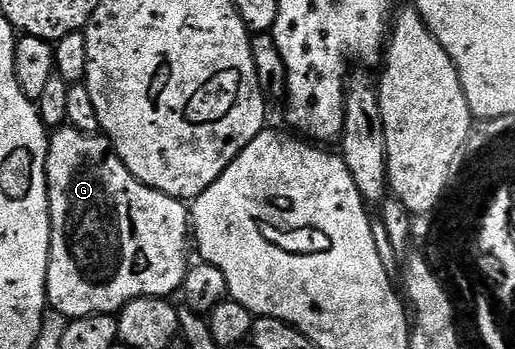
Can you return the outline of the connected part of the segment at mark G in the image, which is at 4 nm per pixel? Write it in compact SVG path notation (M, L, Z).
M70 126L56 128L50 133L47 146L47 193L49 194L49 210L51 211L51 249L49 250L49 266L47 267L47 303L56 308L61 315L71 320L80 320L82 316L98 316L100 314L118 314L131 300L142 296L171 298L182 289L183 280L187 277L189 259L187 260L187 240L189 244L189 208L186 203L169 194L161 194L149 186L145 186L127 169L125 162L115 153L111 141L102 134L82 132Z

